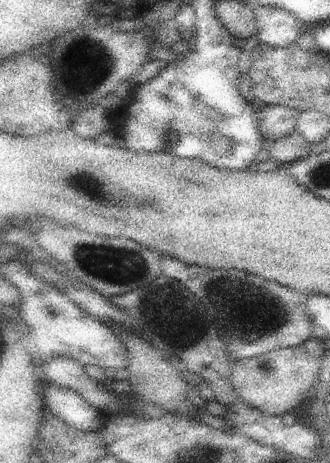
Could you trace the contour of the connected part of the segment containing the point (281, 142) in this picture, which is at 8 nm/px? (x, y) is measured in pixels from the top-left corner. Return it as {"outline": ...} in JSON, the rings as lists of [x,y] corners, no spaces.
{"outline":[[[296,130],[290,135],[276,140],[270,148],[270,159],[276,161],[280,166],[290,164],[312,154],[312,143]]]}

